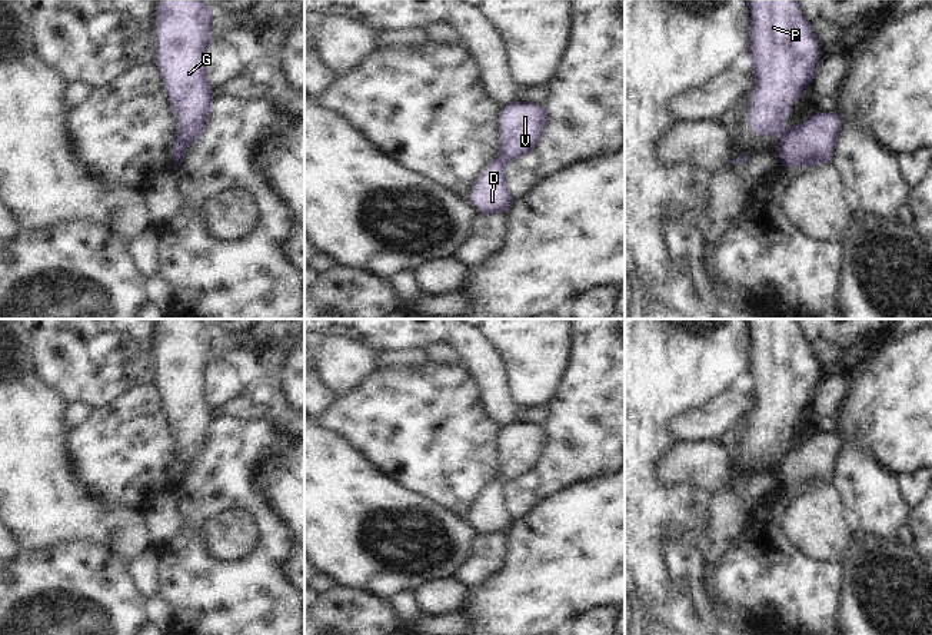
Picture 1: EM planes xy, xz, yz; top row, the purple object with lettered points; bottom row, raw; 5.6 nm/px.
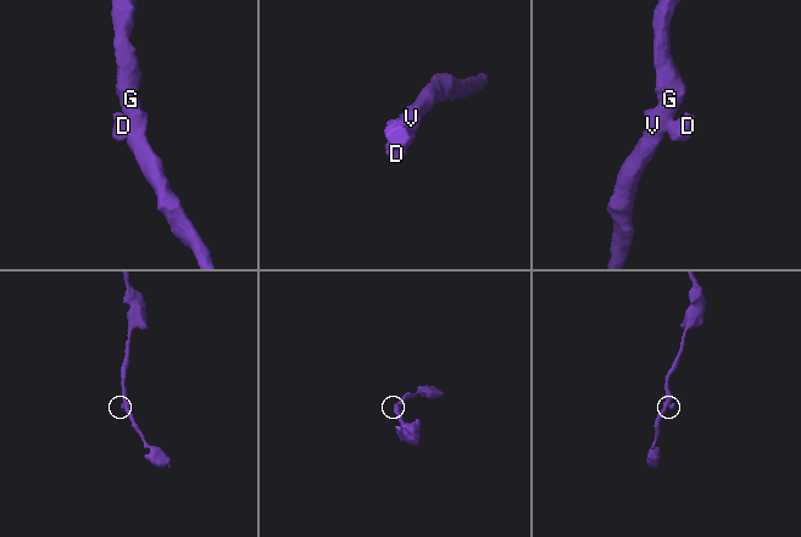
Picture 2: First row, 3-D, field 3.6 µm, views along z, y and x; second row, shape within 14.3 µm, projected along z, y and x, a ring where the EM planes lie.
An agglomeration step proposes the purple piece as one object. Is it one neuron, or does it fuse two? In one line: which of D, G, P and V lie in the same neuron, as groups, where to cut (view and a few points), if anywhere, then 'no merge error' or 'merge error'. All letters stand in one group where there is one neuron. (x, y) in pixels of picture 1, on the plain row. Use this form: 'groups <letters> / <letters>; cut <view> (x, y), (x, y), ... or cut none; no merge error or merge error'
groups D / G P V; cut xy (179, 456), (189, 464); merge error

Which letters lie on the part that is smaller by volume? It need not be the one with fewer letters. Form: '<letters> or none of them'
D

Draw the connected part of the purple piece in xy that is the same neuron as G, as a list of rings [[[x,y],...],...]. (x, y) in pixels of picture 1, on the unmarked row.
[[[162,319],[157,328],[159,378],[156,385],[163,392],[173,432],[180,442],[179,458],[189,465],[199,461],[207,451],[214,423],[206,386],[214,336],[216,333],[202,319]]]

